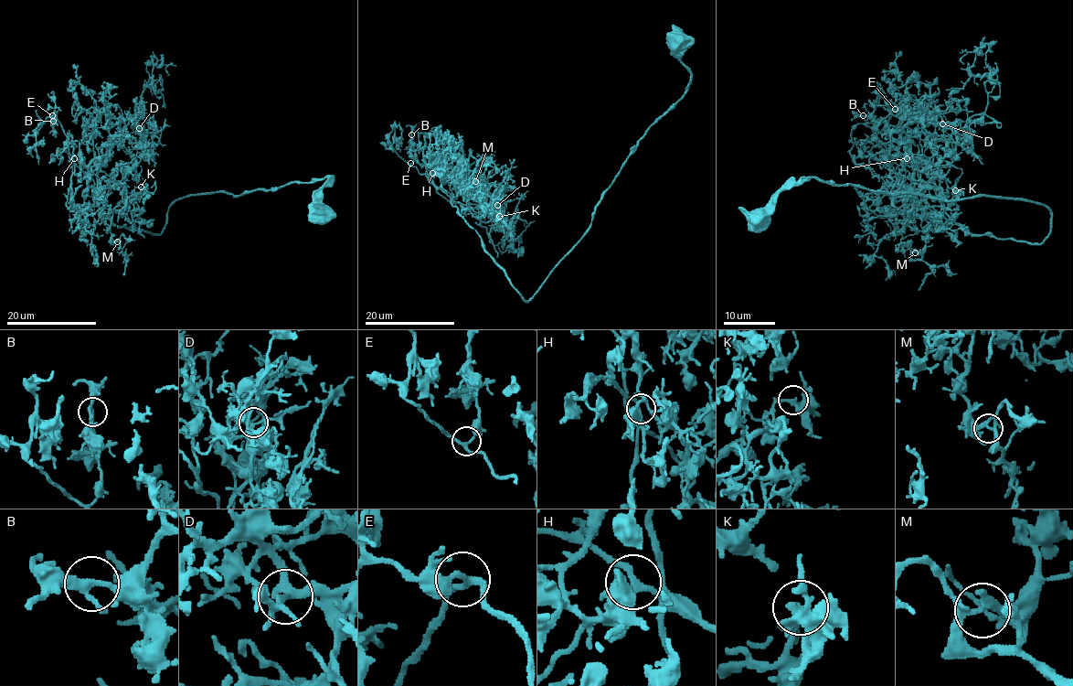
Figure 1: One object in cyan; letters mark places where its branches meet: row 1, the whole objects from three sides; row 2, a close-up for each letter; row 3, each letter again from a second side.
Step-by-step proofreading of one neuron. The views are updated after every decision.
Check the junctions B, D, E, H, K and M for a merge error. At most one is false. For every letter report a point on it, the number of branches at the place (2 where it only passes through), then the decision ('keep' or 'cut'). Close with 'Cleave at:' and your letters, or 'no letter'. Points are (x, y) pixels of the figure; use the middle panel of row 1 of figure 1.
B: at (411, 134); 3 branches meet; keep
D: at (497, 205); 3 branches meet; keep
E: at (410, 163); 3 branches meet; keep
H: at (432, 173); 3 branches meet; keep
K: at (499, 216); 3 branches meet; keep
M: at (475, 181); 3 branches meet; keep
Cleave at: no letter

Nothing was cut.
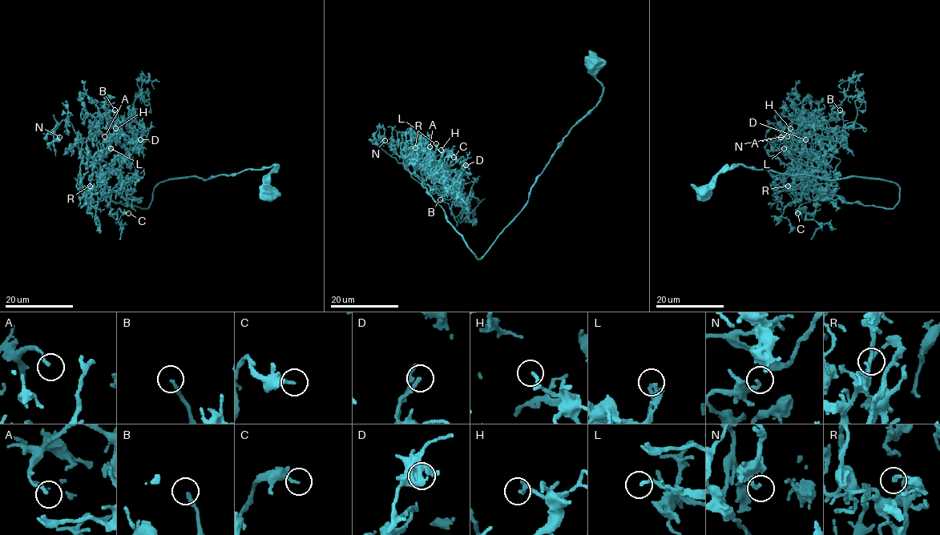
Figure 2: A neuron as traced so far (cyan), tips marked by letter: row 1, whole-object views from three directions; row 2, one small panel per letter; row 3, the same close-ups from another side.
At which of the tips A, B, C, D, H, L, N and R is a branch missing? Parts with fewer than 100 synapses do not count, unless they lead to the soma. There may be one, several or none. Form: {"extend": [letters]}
{"extend": ["B"]}

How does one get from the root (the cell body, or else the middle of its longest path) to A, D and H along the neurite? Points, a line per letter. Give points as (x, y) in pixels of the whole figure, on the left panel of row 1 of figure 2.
A: (268, 191), (273, 164), (171, 178), (147, 208), (114, 203), (97, 180), (98, 122), (104, 136)
D: (268, 191), (273, 164), (171, 178), (147, 208), (114, 203), (104, 182), (140, 139)
H: (268, 191), (273, 164), (171, 178), (147, 208), (114, 203), (97, 177), (115, 128)

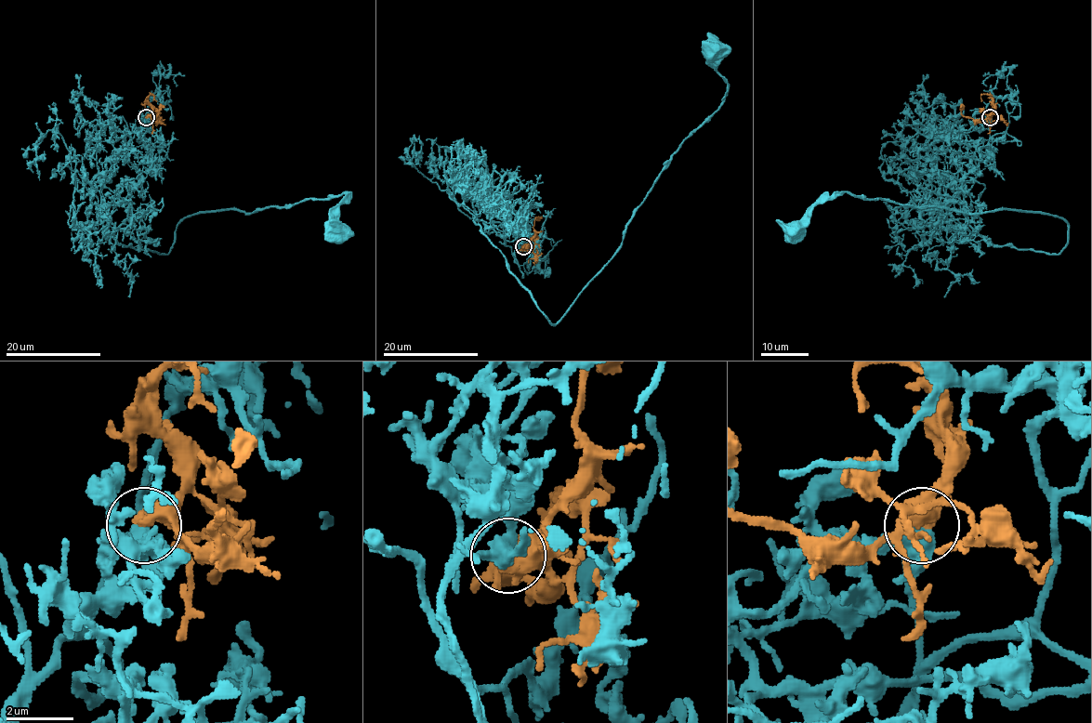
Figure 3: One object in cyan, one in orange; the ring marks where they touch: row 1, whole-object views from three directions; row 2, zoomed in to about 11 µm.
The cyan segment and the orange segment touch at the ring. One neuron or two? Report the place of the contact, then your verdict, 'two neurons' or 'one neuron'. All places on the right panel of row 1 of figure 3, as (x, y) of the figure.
at (990, 117); one neuron

